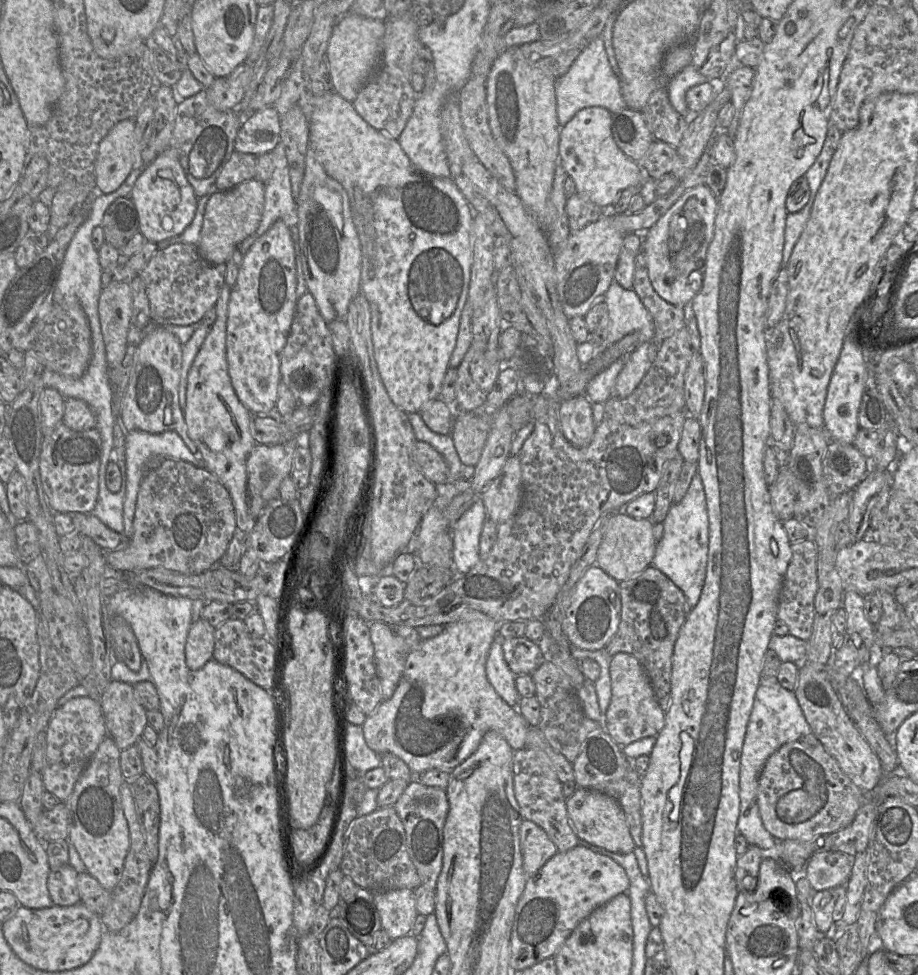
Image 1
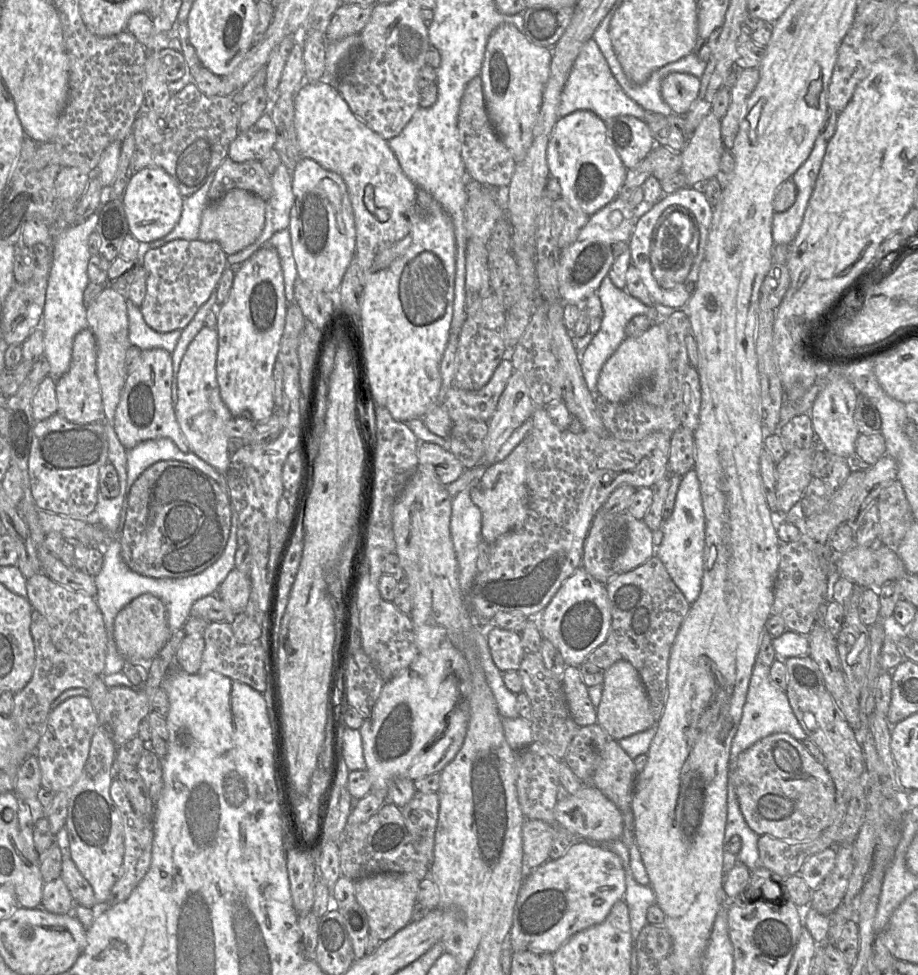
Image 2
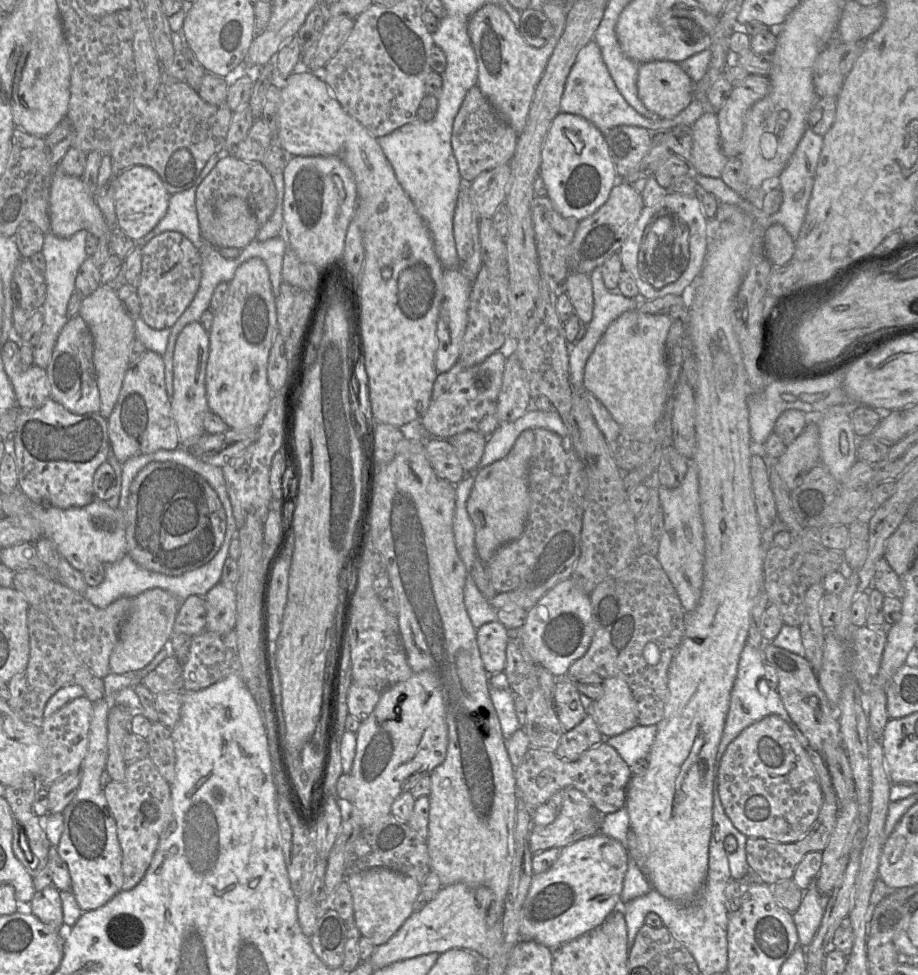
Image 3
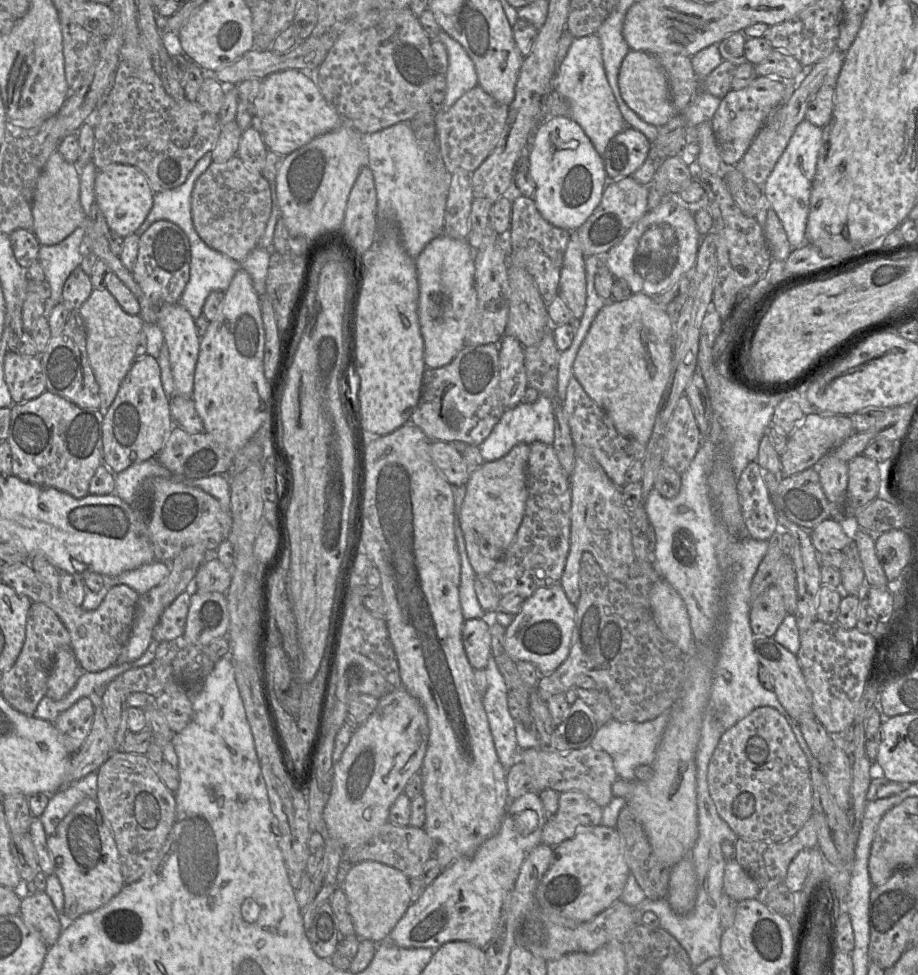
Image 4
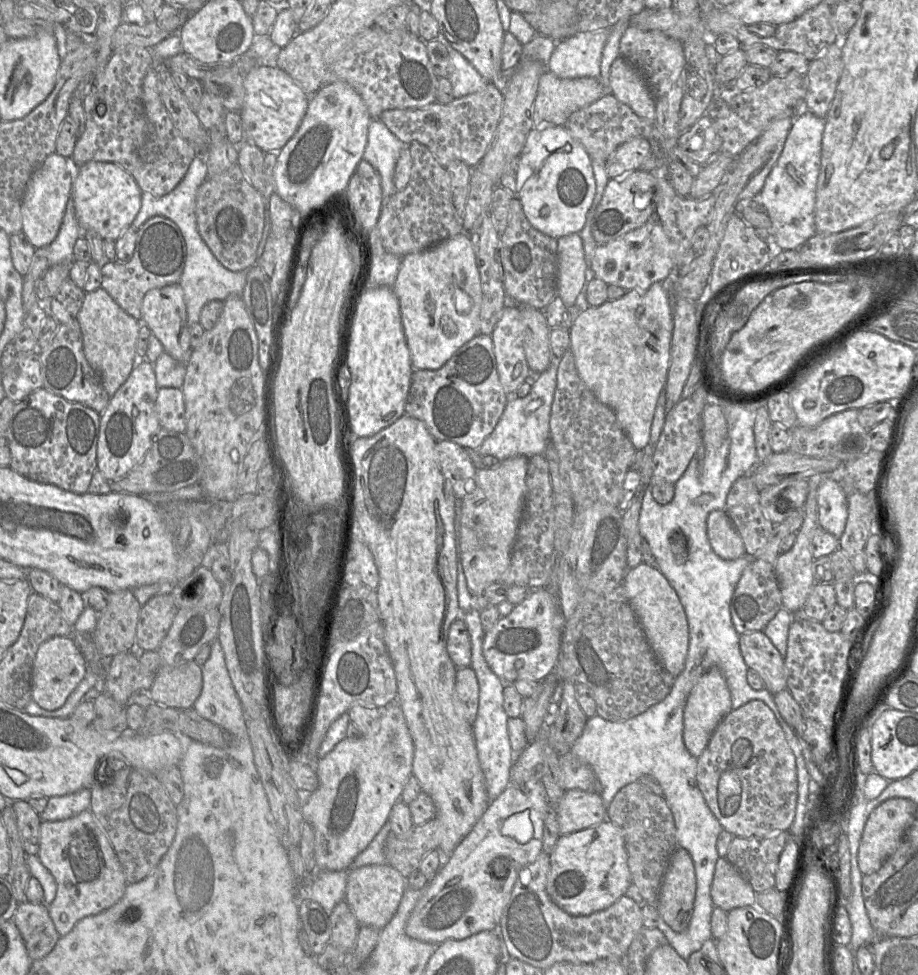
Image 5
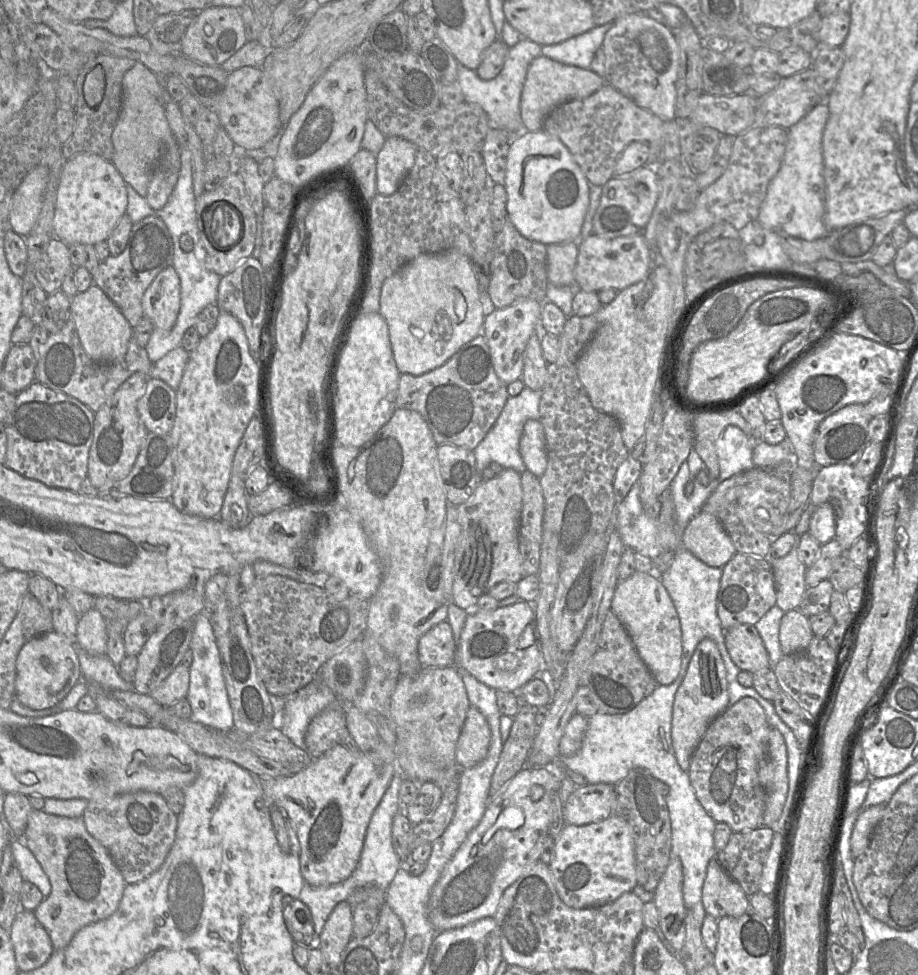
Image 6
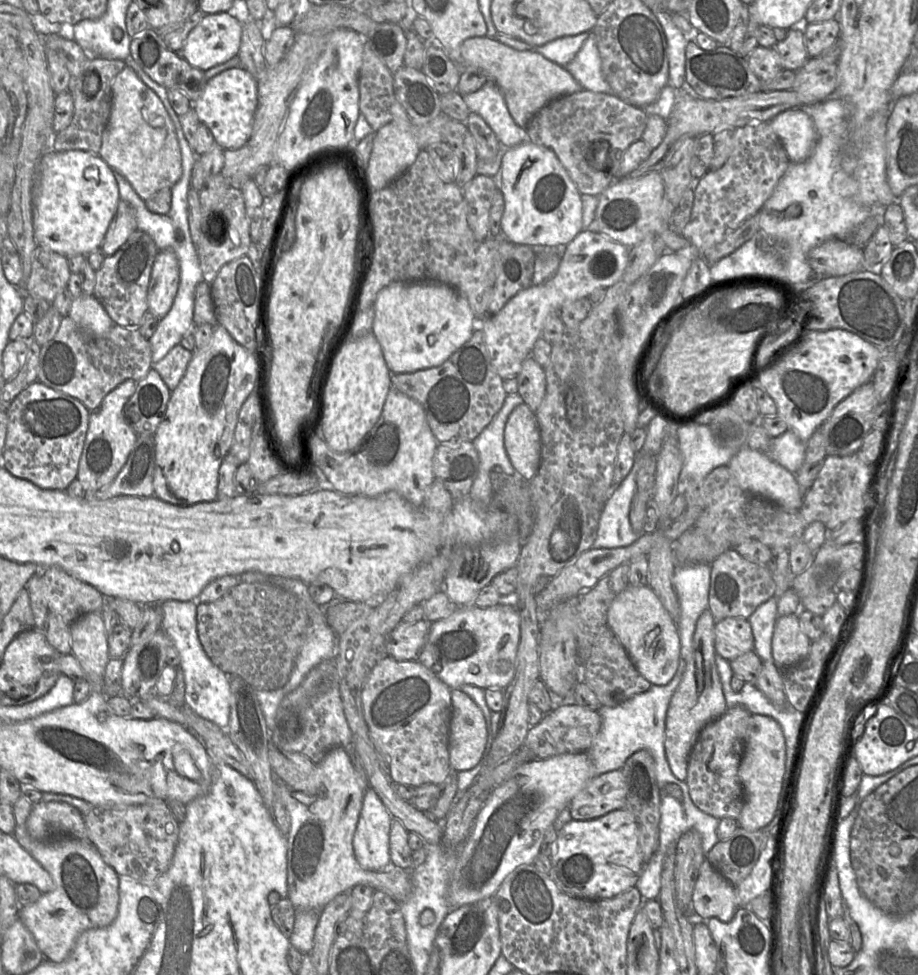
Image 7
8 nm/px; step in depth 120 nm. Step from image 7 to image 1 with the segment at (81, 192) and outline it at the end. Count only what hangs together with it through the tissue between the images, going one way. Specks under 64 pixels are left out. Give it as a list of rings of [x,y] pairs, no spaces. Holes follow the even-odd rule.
[[[169,148],[143,167],[134,183],[130,198],[138,213],[139,232],[148,242],[156,244],[180,235],[193,221],[198,202],[177,152]]]

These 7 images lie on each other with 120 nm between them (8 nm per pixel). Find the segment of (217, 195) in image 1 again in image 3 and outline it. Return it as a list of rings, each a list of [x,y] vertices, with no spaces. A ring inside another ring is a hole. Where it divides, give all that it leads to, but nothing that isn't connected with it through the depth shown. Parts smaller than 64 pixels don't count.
[[[231,196],[216,209],[212,245],[243,249],[256,239],[260,227],[248,204],[239,197]]]

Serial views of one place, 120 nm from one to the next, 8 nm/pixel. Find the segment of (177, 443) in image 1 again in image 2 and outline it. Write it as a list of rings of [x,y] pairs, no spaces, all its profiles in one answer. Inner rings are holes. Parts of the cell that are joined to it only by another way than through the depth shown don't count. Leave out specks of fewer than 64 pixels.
[[[169,438],[144,441],[127,451],[127,485],[120,512],[119,534],[126,520],[129,494],[133,483],[147,468],[158,461],[177,460],[186,462],[214,479],[222,490],[229,495],[225,475],[218,472],[195,453],[182,452]]]

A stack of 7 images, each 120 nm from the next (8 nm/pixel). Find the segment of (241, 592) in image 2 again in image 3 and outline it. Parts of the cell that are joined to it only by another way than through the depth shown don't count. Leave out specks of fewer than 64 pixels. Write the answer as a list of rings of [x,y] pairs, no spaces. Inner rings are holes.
[[[218,583],[204,598],[206,607],[205,630],[220,636],[234,629],[236,623],[236,593],[234,587]]]

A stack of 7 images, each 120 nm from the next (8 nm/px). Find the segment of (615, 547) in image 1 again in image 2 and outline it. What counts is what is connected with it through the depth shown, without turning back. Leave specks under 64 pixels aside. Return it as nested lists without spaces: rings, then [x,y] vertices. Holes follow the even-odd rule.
[[[629,518],[623,550],[614,561],[617,574],[629,572],[655,555],[653,532],[643,520]]]

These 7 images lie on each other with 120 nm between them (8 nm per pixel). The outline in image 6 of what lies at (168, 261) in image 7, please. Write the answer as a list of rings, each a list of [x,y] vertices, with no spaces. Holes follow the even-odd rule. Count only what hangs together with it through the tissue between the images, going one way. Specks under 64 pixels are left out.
[[[173,266],[162,270],[146,289],[142,309],[155,328],[174,327],[180,311],[180,279]]]

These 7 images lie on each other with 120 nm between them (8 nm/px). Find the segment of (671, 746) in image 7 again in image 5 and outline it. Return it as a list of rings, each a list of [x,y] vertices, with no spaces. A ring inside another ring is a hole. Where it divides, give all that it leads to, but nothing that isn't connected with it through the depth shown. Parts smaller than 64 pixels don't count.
[[[711,669],[702,675],[689,694],[684,709],[683,740],[692,756],[698,758],[702,754],[719,723],[732,710],[730,690],[721,671]]]

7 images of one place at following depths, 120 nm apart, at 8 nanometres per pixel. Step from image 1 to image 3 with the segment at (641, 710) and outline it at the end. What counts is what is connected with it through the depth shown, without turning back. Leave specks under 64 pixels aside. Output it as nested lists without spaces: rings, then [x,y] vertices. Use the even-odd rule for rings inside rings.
[[[621,678],[603,679],[603,695],[587,709],[605,738],[638,725],[638,706],[628,684]]]

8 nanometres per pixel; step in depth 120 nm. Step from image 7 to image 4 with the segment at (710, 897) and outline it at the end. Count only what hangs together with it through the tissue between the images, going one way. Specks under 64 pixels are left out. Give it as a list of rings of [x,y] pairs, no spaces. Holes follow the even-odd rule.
[[[735,859],[726,862],[723,876],[723,892],[737,902],[752,898],[762,900],[761,888]]]

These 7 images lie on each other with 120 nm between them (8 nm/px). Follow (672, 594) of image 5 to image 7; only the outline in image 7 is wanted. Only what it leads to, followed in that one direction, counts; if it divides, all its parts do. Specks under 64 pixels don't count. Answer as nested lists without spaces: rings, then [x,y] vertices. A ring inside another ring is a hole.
[[[628,585],[612,601],[607,625],[626,649],[639,673],[652,685],[668,684],[677,671],[680,656],[678,628],[658,596],[648,586]]]

